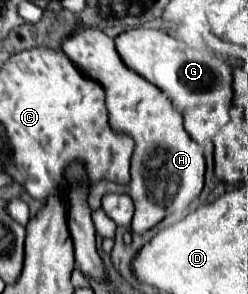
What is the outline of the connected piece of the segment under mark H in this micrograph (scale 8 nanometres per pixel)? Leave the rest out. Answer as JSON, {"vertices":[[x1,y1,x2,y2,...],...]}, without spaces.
{"vertices":[[78,29,70,39,62,43,64,53,78,63,96,83,104,87,106,109,110,127,116,133,134,139,132,155,132,181,128,185,114,185,110,181,96,181,90,185,88,205,90,209,100,207,100,199,106,193,124,193,134,201,134,223,132,231,144,233,158,225,164,217,176,209,186,209,204,187,204,151,188,137,182,125,182,113,170,103,170,99,142,75,126,69,120,59,114,39,106,37,100,29]]}

